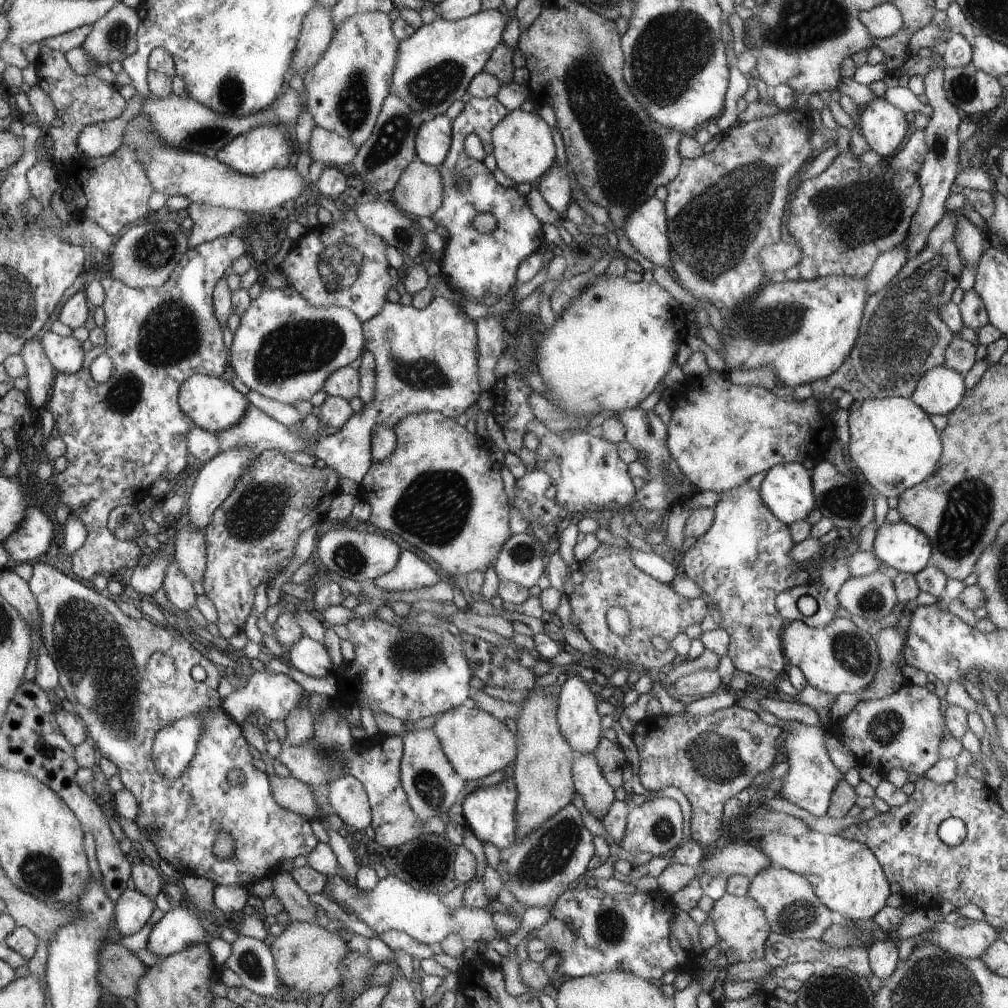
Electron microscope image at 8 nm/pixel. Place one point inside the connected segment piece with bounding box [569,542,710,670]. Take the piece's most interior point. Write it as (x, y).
(612, 580)

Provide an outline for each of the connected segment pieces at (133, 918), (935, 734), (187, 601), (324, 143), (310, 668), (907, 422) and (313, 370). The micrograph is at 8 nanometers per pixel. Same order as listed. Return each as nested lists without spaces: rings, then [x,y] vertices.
[[[138,889],[127,890],[117,904],[115,926],[122,937],[138,932],[157,908],[154,900]]]
[[[906,682],[892,696],[858,702],[853,711],[840,720],[837,738],[854,754],[858,766],[870,766],[882,776],[894,768],[924,775],[940,760],[940,744],[946,736],[940,700],[926,687]]]
[[[174,558],[170,560],[170,564],[166,568],[163,584],[162,588],[166,592],[166,598],[172,606],[176,606],[186,614],[190,608],[197,608],[193,584],[186,578],[185,574],[182,574],[182,570]]]
[[[315,126],[308,141],[307,152],[311,163],[319,162],[330,167],[331,164],[350,164],[358,150],[358,146],[348,138],[340,138],[339,134]]]
[[[304,635],[286,652],[286,661],[291,667],[314,678],[323,678],[334,673],[332,660],[320,642]]]
[[[910,398],[855,400],[848,414],[846,453],[878,494],[886,498],[899,497],[938,468],[943,456],[943,438],[932,424],[931,414],[916,406]]]
[[[264,286],[261,291],[260,296],[252,300],[240,318],[236,332],[233,332],[230,348],[232,370],[234,376],[242,380],[250,390],[294,407],[296,402],[309,400],[322,390],[332,372],[348,366],[361,356],[365,339],[362,336],[362,320],[348,308],[312,306],[308,299],[302,298],[294,288],[288,286],[281,289]]]

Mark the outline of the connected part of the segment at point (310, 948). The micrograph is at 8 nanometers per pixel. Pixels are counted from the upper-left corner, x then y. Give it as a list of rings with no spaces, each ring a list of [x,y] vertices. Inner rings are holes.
[[[292,922],[284,931],[274,937],[269,945],[274,957],[274,968],[278,980],[286,986],[287,992],[294,992],[298,996],[304,994],[325,995],[336,989],[342,982],[342,960],[350,954],[348,942],[326,928],[307,922]]]

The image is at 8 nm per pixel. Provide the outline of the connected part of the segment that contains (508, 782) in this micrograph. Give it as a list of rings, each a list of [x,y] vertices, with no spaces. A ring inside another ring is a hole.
[[[504,777],[498,784],[476,788],[461,801],[465,825],[481,842],[488,842],[506,852],[516,842],[518,836],[518,824],[516,824],[518,798],[518,788],[513,778]]]

